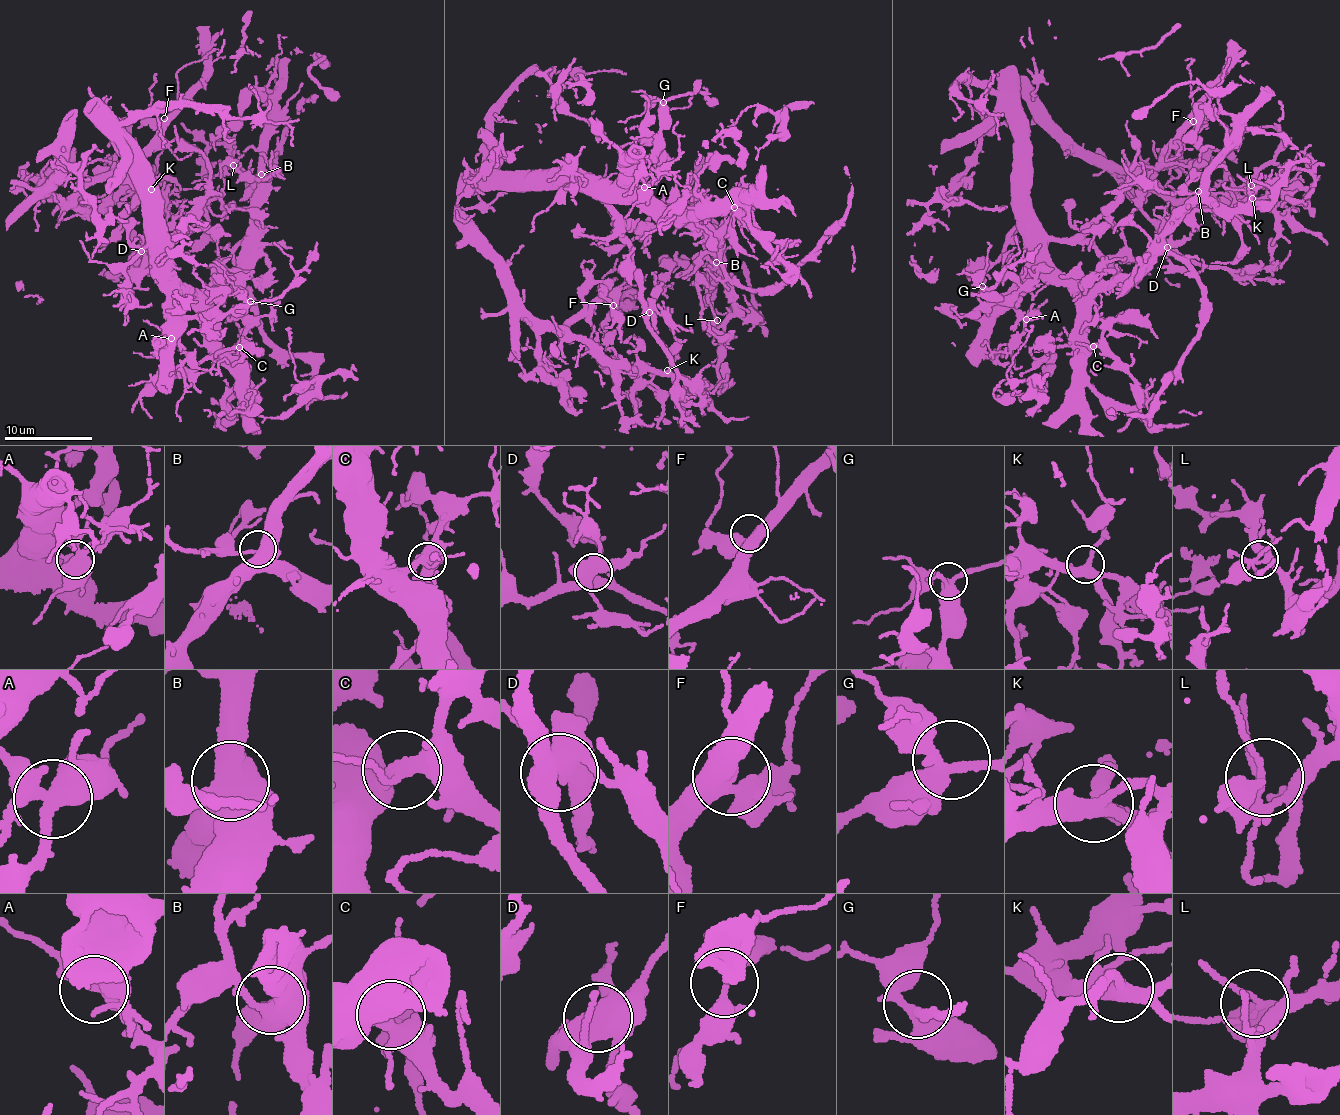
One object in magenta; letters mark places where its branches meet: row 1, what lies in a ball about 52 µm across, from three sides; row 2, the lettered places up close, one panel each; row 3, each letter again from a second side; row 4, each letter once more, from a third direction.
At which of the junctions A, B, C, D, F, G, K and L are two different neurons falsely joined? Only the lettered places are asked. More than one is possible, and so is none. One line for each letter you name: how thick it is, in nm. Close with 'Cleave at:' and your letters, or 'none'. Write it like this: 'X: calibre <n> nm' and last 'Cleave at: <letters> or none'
Cleave at: none

